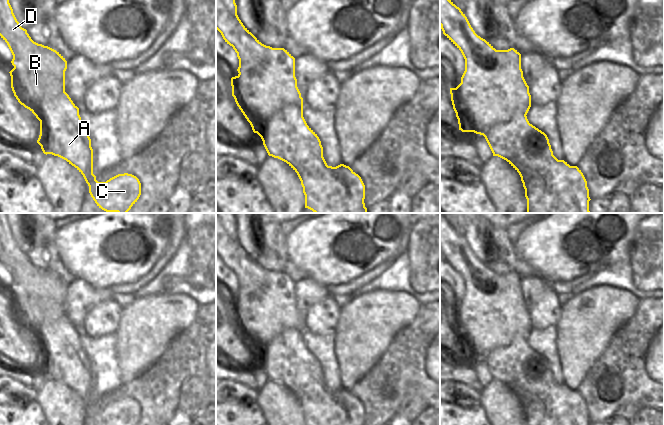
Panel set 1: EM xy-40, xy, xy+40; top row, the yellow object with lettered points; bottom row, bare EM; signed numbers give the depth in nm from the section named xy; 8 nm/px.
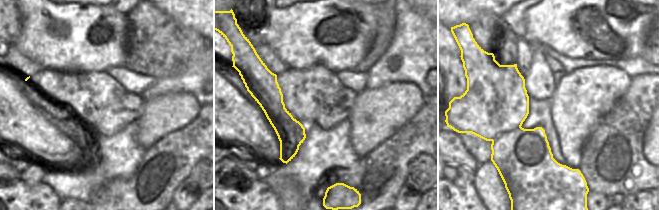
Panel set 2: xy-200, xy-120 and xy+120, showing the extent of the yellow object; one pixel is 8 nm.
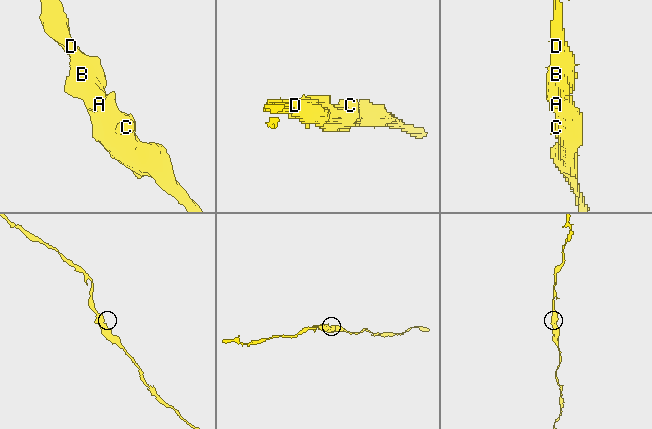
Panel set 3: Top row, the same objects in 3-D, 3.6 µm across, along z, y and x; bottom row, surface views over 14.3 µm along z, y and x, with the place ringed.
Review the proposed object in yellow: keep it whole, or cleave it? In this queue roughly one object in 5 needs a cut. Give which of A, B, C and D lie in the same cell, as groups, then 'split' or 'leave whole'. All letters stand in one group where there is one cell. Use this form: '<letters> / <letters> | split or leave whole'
A B C D | leave whole

